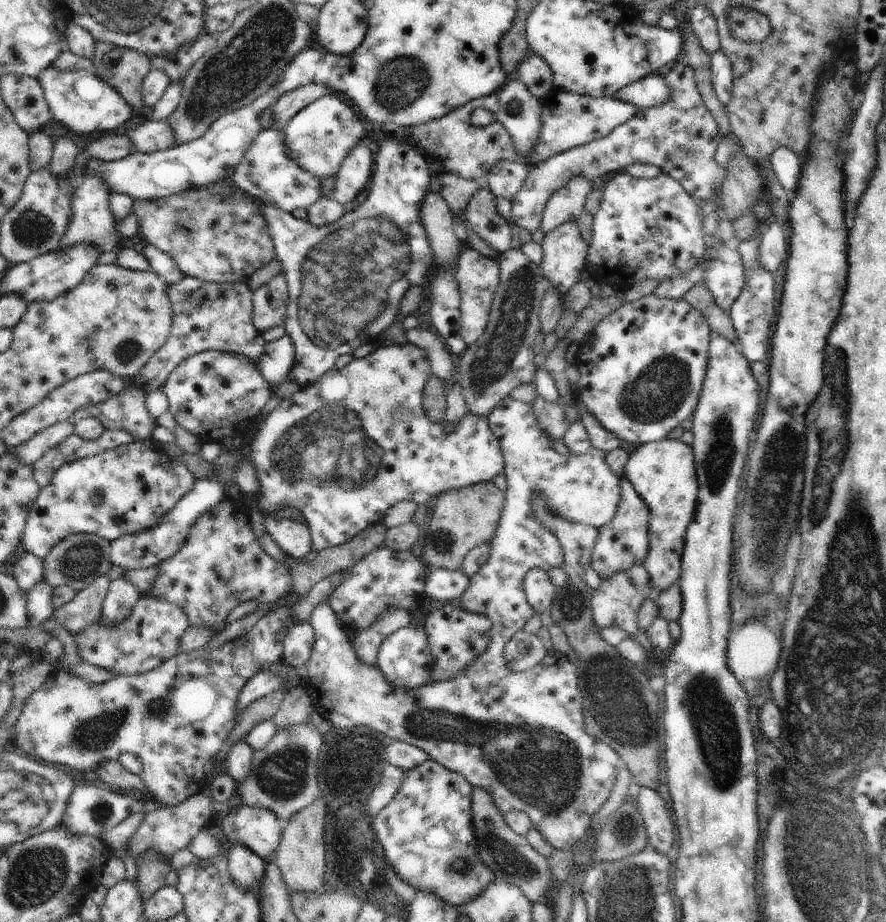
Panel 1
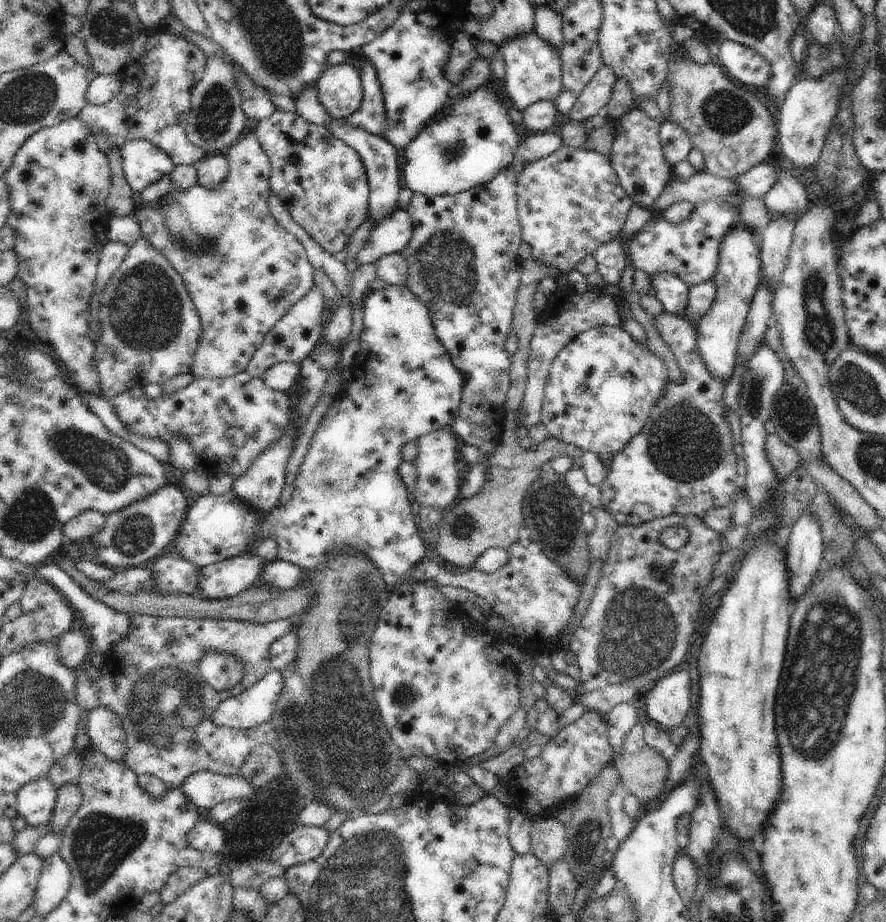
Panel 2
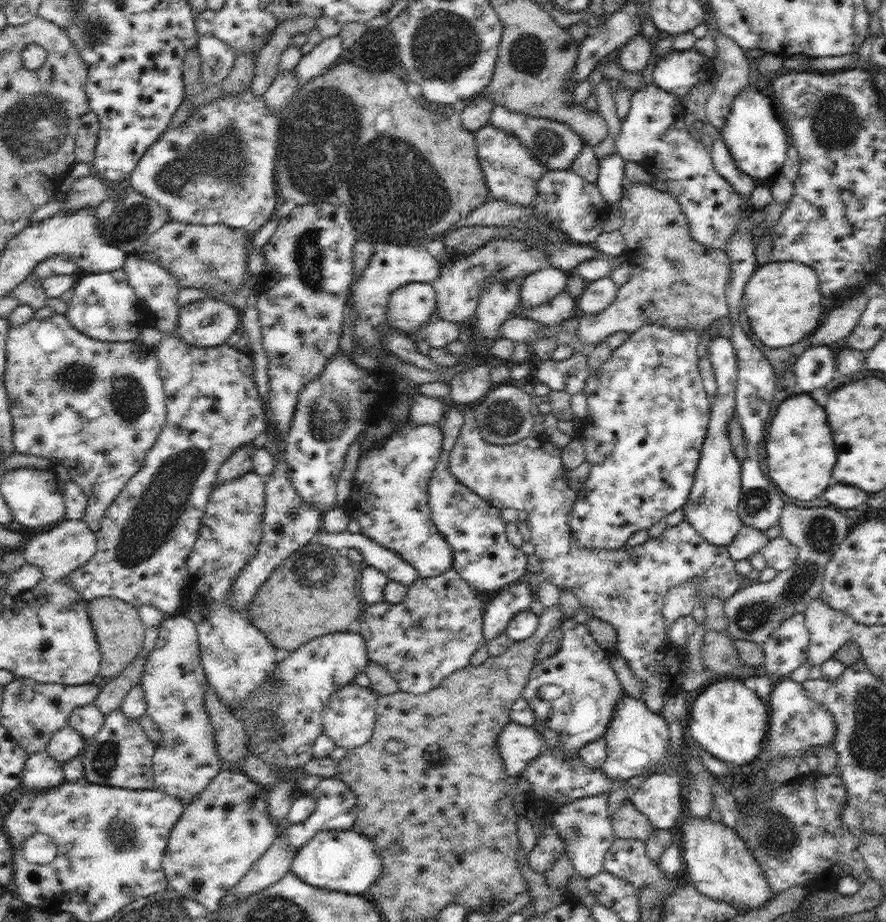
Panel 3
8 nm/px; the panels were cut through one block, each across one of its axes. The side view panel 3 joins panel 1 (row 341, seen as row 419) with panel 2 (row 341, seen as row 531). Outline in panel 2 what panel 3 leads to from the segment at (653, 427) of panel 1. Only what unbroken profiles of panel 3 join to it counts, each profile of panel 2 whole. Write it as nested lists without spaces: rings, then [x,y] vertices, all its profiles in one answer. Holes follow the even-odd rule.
[[[611,326],[591,328],[568,342],[564,348],[560,349],[560,352],[553,360],[549,375],[547,376],[546,386],[544,387],[540,420],[542,424],[546,426],[550,437],[558,438],[558,440],[566,442],[566,444],[576,444],[576,446],[580,446],[584,451],[592,451],[608,459],[618,454],[620,450],[624,450],[624,446],[626,446],[636,434],[640,434],[644,422],[648,420],[648,416],[650,416],[650,412],[652,412],[652,408],[654,408],[654,404],[664,396],[666,382],[668,382],[668,370],[664,364],[662,358],[658,358],[654,352],[651,352],[647,346],[642,346],[638,340],[634,340],[634,338],[626,332],[626,329]]]

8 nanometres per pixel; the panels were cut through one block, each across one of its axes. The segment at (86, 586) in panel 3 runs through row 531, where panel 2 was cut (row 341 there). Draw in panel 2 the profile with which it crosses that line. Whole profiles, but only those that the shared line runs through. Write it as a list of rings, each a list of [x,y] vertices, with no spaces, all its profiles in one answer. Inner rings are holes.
[[[140,237],[104,288],[100,300],[101,335],[95,342],[94,362],[106,400],[150,383],[163,385],[191,370],[202,336],[196,305],[168,258]]]

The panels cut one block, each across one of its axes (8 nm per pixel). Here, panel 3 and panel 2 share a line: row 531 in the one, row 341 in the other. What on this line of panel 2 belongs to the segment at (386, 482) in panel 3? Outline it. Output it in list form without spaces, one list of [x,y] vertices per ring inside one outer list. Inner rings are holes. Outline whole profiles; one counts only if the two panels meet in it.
[[[388,285],[384,290],[369,291],[360,307],[363,330],[360,349],[351,365],[352,382],[348,388],[342,387],[336,394],[336,401],[323,414],[300,466],[292,500],[282,508],[275,506],[270,514],[260,514],[258,510],[252,510],[248,502],[236,498],[232,490],[220,495],[207,491],[189,507],[180,532],[173,540],[174,548],[182,558],[198,568],[204,568],[253,552],[258,540],[276,536],[276,561],[291,562],[306,571],[324,566],[338,568],[332,564],[330,556],[358,550],[378,566],[385,584],[390,588],[412,575],[419,563],[425,560],[426,542],[416,527],[416,507],[408,487],[398,474],[403,462],[400,452],[404,444],[455,422],[464,381],[437,338],[432,310],[428,310],[428,304],[412,294],[406,285]]]

